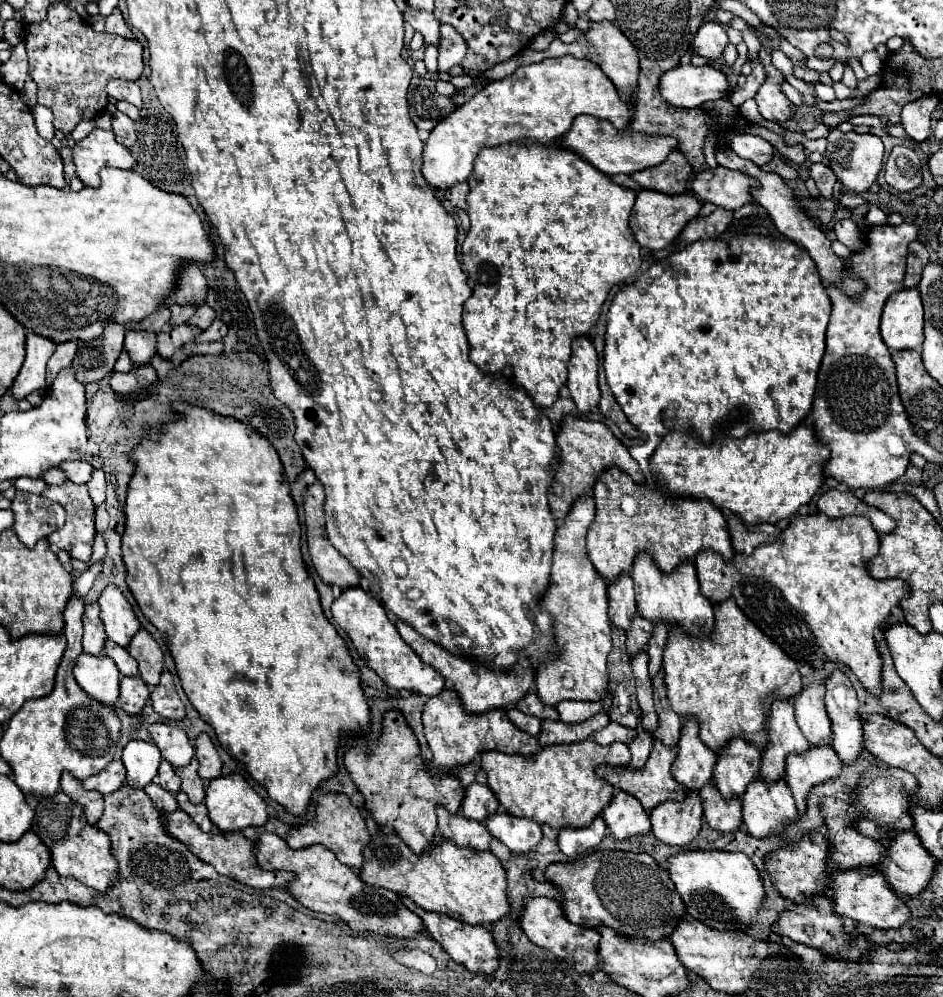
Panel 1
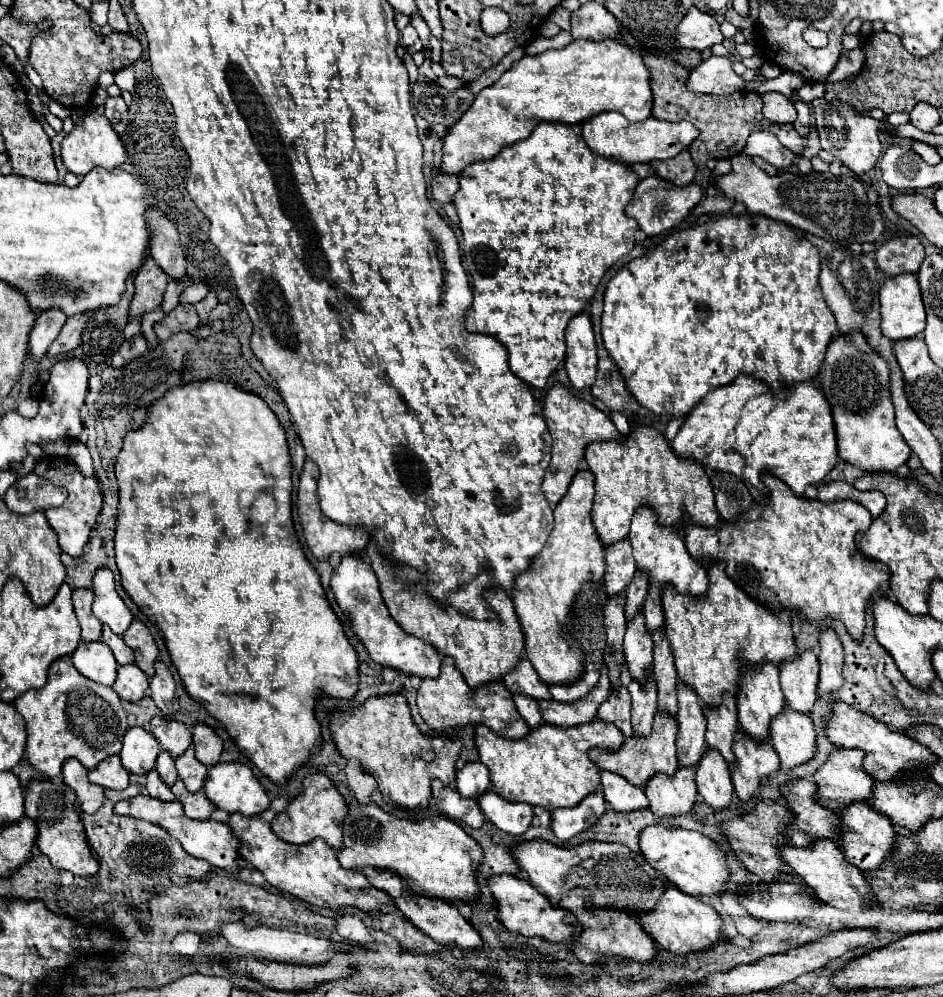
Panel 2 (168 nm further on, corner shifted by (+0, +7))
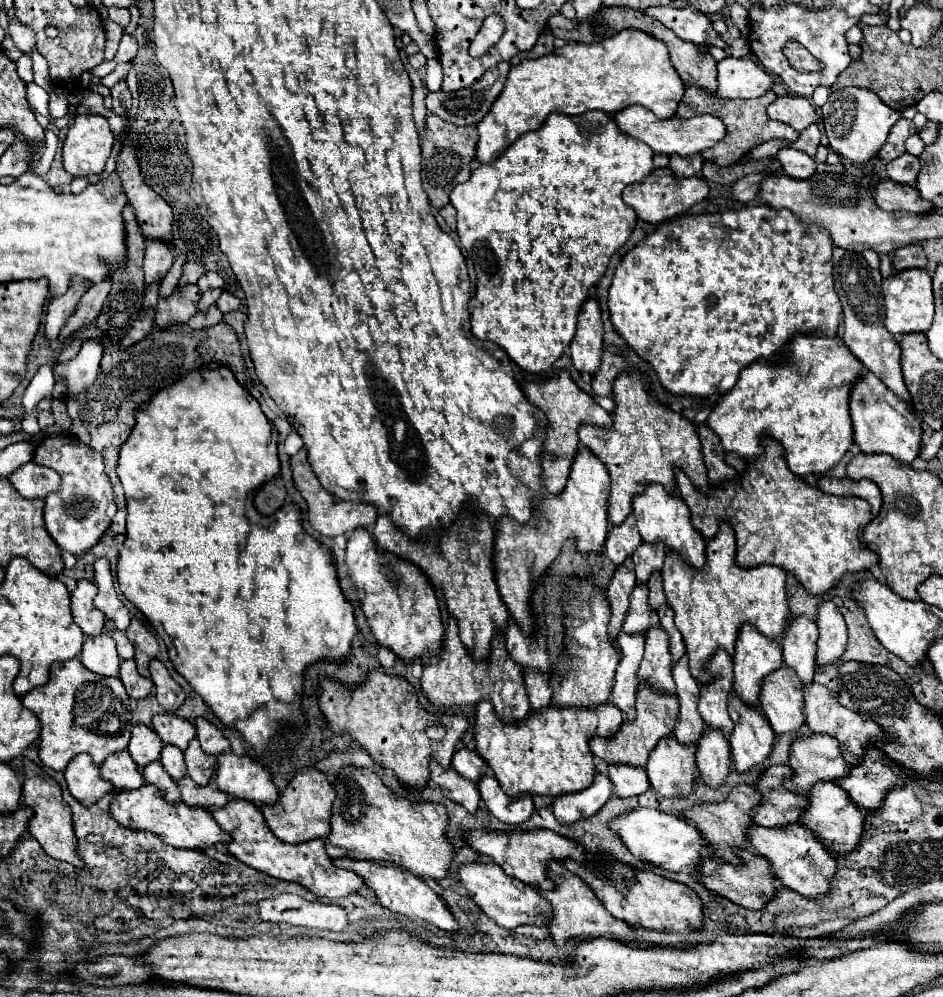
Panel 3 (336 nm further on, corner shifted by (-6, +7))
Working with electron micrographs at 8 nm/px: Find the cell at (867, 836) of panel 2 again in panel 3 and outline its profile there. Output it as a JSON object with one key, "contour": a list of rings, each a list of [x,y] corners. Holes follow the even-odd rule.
{"contour":[[[818,784],[816,788],[812,788],[812,796],[808,798],[808,810],[804,814],[806,816],[802,818],[802,824],[812,828],[818,840],[824,840],[824,846],[832,856],[850,854],[858,848],[866,826],[866,812],[838,784]]]}

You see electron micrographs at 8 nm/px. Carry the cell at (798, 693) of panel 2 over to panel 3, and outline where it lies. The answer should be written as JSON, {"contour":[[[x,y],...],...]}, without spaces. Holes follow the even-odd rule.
{"contour":[[[794,616],[788,626],[788,632],[784,634],[782,650],[784,664],[798,674],[804,686],[814,682],[816,642],[818,642],[816,622],[806,616]]]}

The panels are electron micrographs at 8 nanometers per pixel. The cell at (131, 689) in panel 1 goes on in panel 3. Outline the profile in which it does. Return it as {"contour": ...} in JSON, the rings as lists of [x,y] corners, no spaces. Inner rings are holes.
{"contour":[[[124,660],[120,664],[120,680],[122,680],[128,696],[136,698],[136,700],[146,698],[154,688],[154,682],[150,678],[144,678],[138,674],[134,660]]]}

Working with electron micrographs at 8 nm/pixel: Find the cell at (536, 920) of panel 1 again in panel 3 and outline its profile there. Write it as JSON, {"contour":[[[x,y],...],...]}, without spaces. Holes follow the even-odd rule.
{"contour":[[[474,862],[474,864],[462,864],[458,870],[460,882],[466,886],[468,896],[482,908],[484,914],[488,914],[498,926],[502,928],[518,928],[518,926],[548,926],[552,922],[552,914],[544,912],[548,910],[548,902],[540,896],[538,890],[532,886],[506,876],[506,872],[498,864],[484,864],[484,862]]]}

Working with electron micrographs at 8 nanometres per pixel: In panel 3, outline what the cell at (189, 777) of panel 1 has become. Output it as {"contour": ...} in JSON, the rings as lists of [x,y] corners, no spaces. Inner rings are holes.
{"contour":[[[196,738],[186,748],[184,760],[186,760],[186,766],[188,766],[188,776],[198,786],[210,784],[210,778],[212,778],[214,768],[216,768],[216,756],[208,756],[206,752],[202,752],[202,748],[200,748]]]}

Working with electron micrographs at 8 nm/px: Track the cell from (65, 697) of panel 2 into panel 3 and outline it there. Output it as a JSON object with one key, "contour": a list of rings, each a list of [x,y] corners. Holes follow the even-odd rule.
{"contour":[[[78,658],[68,662],[56,662],[50,668],[50,680],[44,686],[30,690],[22,704],[34,712],[42,724],[38,756],[52,768],[62,772],[70,758],[76,754],[90,754],[96,766],[100,766],[106,756],[126,750],[132,722],[130,722],[130,698],[120,682],[120,678],[96,676],[82,666]]]}

